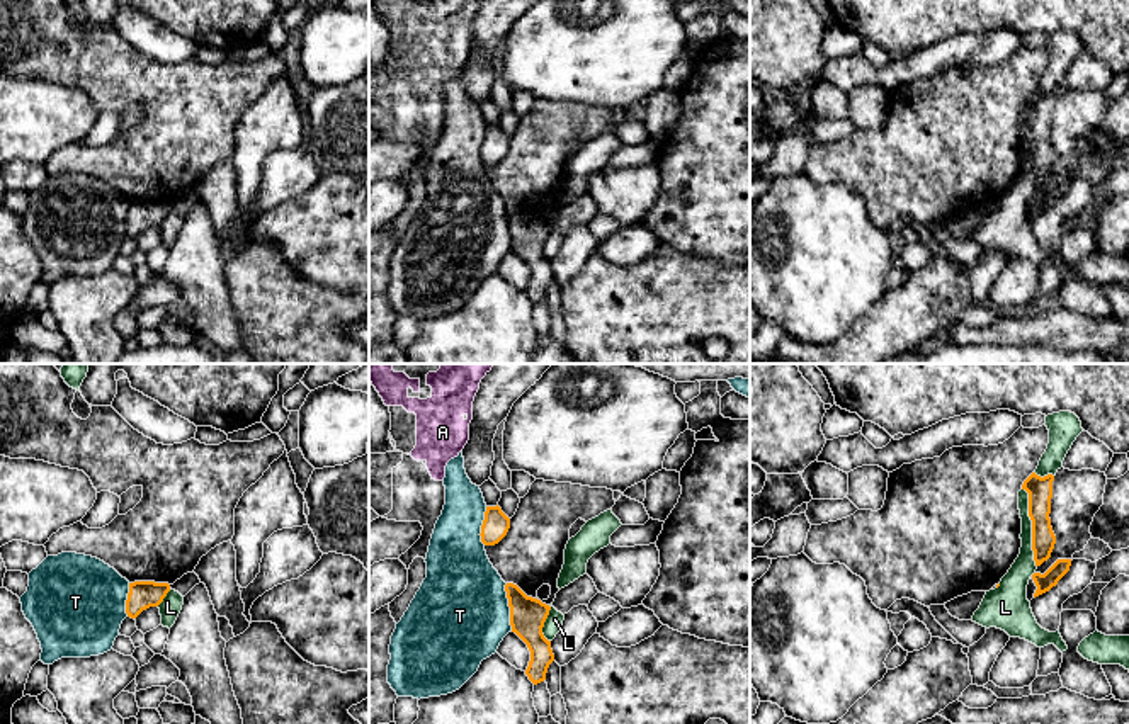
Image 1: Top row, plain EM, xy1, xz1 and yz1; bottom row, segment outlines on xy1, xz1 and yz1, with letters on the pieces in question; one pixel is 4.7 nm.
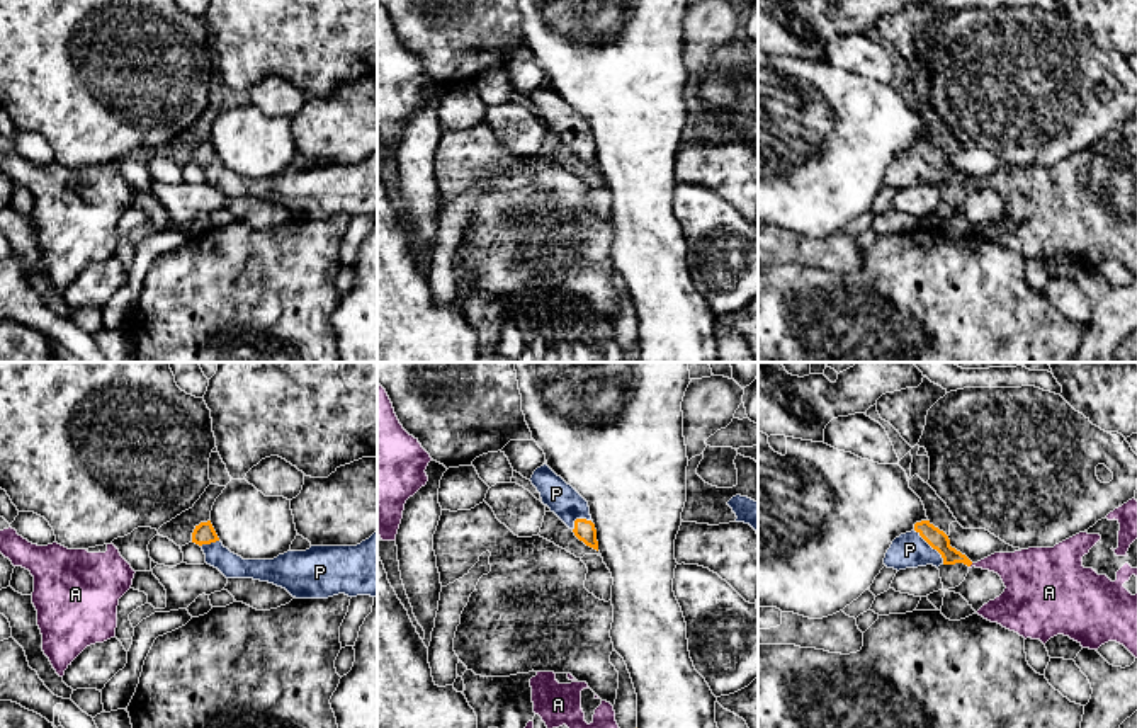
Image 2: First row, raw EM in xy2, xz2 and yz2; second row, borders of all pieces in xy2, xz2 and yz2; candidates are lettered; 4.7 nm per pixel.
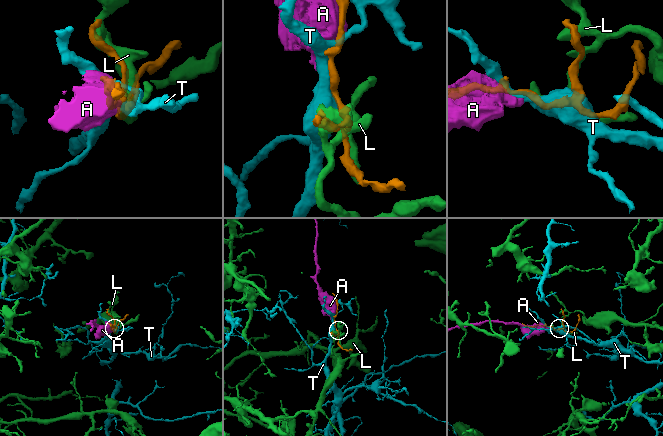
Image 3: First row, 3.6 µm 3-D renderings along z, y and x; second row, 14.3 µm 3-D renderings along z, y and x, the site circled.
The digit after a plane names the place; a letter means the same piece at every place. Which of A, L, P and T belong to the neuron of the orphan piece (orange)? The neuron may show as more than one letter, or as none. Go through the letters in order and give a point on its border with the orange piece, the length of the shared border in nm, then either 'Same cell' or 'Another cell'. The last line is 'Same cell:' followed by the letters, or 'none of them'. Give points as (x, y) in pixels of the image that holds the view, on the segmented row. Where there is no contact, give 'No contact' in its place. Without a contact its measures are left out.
A: No contact. Another cell
L: Touches orange at yz1 (1032, 527). Shared border 380 nm. Another cell
P: Touches orange at yz2 (932, 546). Shared border 220 nm. Same cell
T: Touches orange at xz1 (509, 605). Shared border 220 nm. Another cell
Same cell: P

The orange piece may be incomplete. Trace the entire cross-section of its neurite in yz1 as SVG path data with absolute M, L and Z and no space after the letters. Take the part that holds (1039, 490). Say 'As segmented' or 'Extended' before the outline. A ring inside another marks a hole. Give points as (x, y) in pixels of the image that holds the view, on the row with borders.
As segmented. M1032 472L1022 484L1029 493L1029 517L1032 520L1032 551L1035 566L1041 566L1051 557L1056 544L1056 535L1051 527L1051 498L1054 476L1044 478Z

